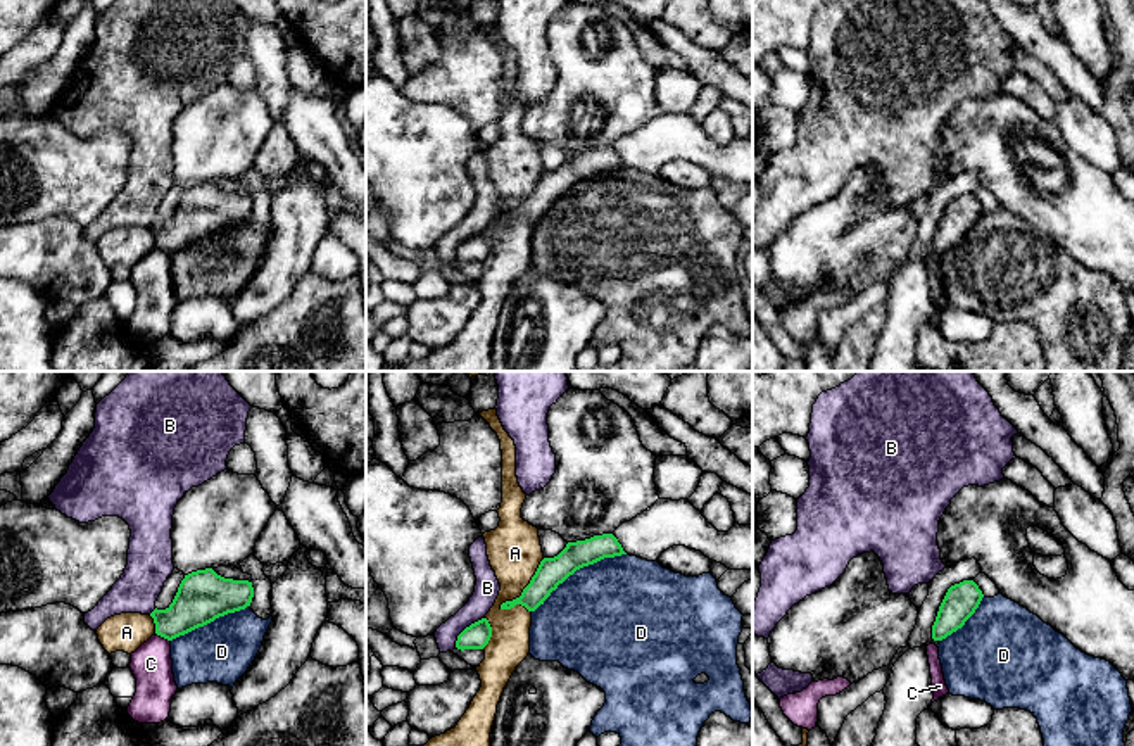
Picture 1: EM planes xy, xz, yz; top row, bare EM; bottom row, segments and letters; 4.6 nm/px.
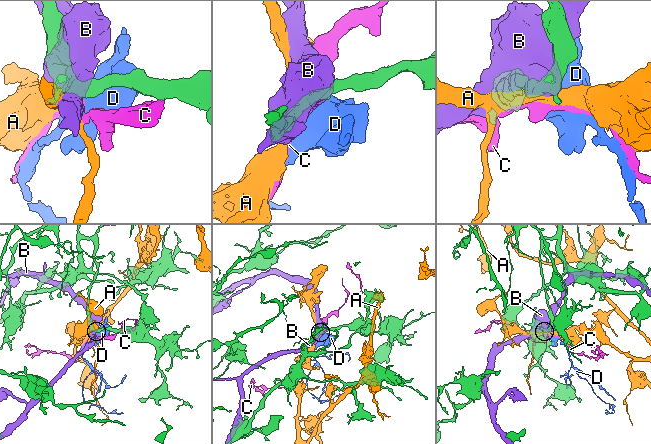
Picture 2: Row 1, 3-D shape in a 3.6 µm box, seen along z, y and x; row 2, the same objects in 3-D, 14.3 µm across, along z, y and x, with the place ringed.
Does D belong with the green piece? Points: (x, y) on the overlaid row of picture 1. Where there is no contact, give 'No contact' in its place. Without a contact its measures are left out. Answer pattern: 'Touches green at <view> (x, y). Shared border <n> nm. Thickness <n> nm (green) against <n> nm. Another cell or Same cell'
Touches green at xz (579, 568). Shared border 500 nm. Thickness 140 nm (green) against 480 nm. Another cell

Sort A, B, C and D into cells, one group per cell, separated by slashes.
A / B / C / D

